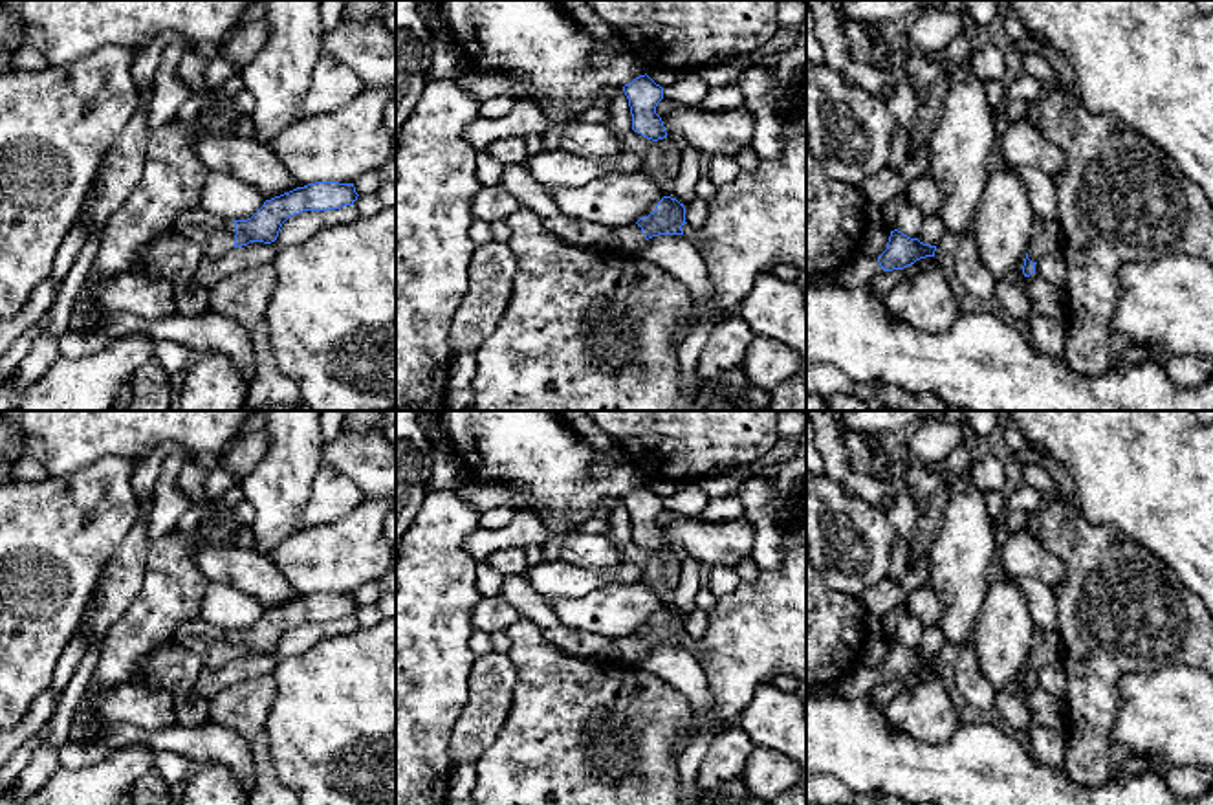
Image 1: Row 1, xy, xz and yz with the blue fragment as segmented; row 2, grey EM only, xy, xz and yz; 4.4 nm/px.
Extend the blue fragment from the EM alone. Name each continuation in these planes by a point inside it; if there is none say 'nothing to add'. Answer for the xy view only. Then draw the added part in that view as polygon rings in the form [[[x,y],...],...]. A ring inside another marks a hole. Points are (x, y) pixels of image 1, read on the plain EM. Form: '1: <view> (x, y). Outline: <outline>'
1: xy (215, 646). Outline: [[[191,618],[176,629],[176,642],[196,653],[205,671],[216,671],[235,660],[235,633],[203,618]]]

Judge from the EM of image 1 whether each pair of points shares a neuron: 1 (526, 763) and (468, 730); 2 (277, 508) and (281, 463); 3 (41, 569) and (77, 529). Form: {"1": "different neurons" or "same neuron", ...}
{"1": "different neurons", "2": "same neuron", "3": "same neuron"}

